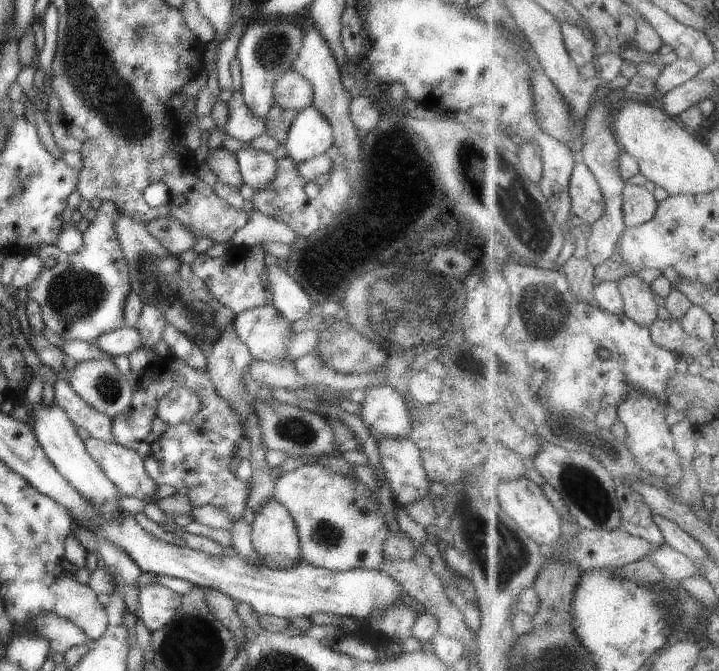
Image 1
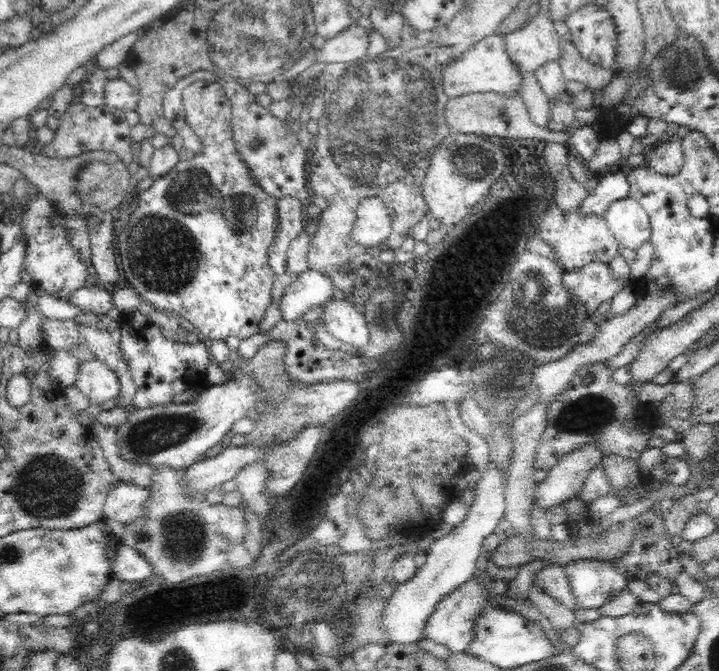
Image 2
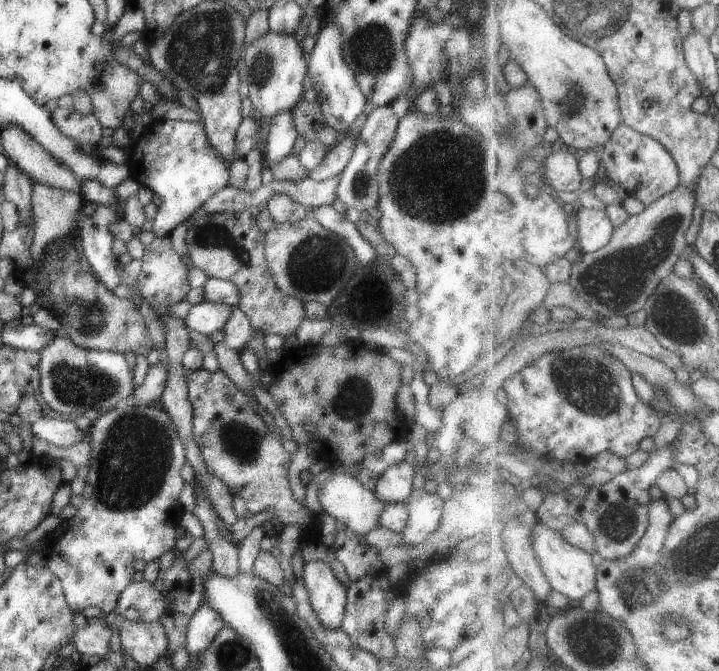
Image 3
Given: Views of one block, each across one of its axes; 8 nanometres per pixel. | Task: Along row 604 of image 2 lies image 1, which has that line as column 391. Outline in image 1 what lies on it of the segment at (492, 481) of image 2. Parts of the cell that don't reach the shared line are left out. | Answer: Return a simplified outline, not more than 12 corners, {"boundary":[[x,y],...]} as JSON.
{"boundary":[[386,381],[366,388],[360,417],[372,436],[406,439],[402,393]]}

